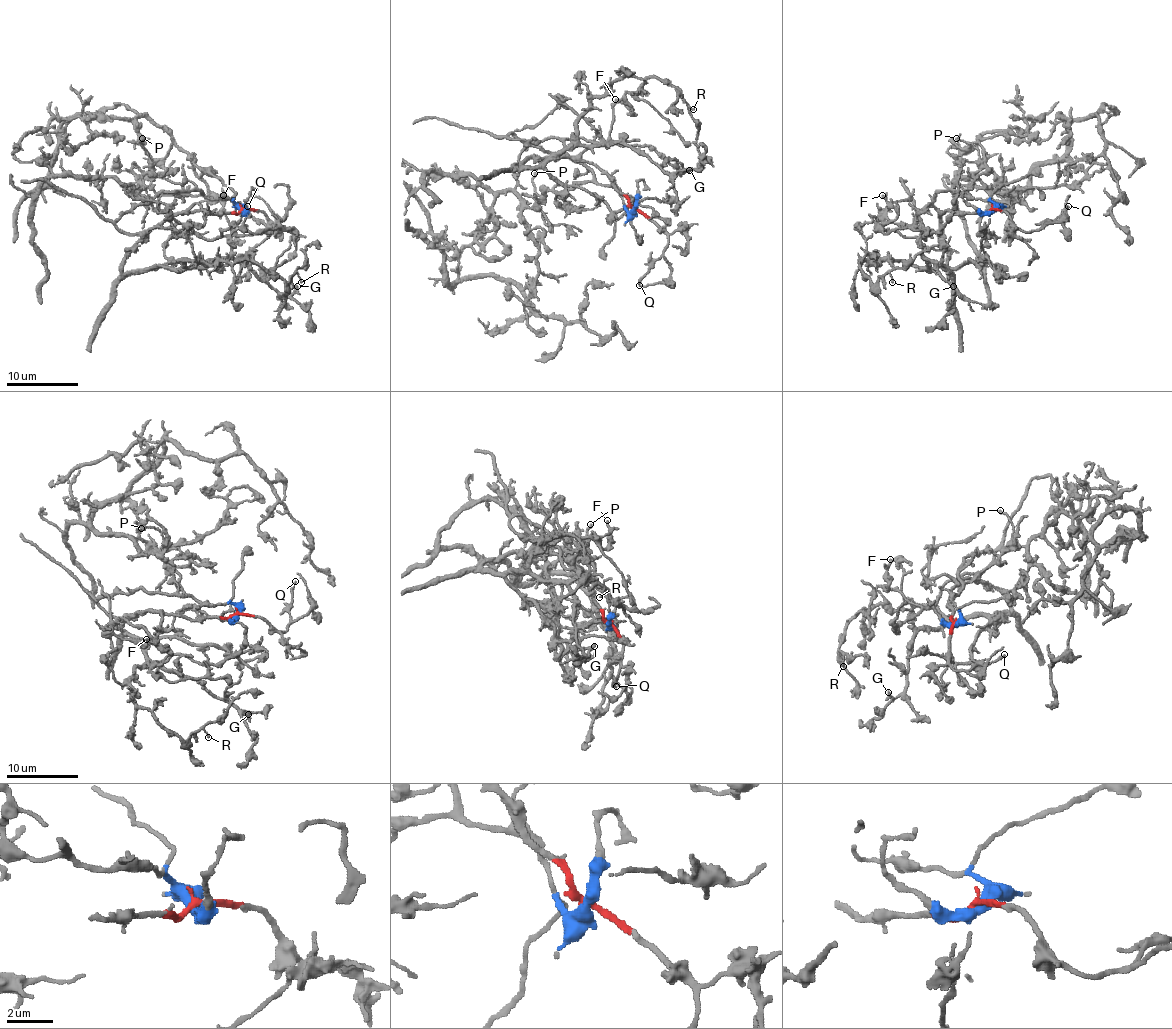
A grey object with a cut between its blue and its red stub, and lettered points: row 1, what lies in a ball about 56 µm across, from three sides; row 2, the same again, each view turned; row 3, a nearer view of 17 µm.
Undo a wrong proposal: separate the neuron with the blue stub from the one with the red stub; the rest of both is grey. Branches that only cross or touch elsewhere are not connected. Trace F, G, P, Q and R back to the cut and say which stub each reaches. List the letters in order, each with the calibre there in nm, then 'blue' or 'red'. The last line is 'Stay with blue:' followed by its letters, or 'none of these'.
F: 150 nm | blue
G: 240 nm | red
P: 150 nm | blue
Q: 120 nm | red
R: 120 nm | red
Stay with blue: F, P

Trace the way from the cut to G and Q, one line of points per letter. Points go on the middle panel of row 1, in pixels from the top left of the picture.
G: (634, 208), (597, 167), (561, 158), (515, 167), (625, 142), (672, 174), (689, 170)
Q: (634, 208), (650, 218), (668, 240), (663, 254), (640, 284)

